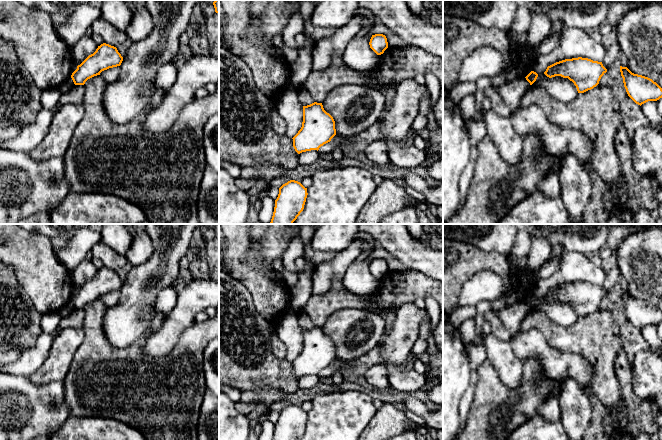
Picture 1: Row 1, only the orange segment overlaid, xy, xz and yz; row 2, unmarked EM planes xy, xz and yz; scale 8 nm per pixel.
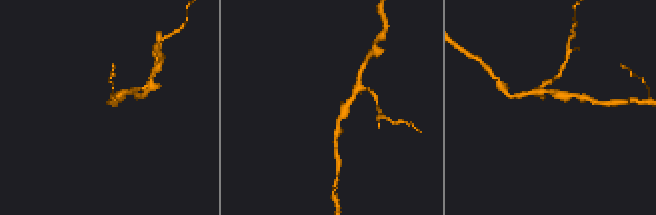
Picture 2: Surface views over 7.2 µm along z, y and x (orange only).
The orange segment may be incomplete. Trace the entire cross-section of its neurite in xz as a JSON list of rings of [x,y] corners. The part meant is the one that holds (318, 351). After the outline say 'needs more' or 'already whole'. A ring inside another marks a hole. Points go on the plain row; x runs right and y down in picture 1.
[[[314,326],[310,329],[303,330],[302,351],[292,362],[293,371],[298,378],[311,374],[318,375],[321,370],[330,366],[335,359],[336,353],[333,341],[324,334],[322,327]]]; already whole

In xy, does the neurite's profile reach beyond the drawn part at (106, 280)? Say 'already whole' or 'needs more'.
already whole

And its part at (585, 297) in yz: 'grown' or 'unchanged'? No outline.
unchanged

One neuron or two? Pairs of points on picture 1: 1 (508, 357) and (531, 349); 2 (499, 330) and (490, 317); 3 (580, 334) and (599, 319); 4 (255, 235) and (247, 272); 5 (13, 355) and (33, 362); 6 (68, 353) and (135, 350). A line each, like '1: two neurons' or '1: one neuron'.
1: two neurons
2: one neuron
3: one neuron
4: two neurons
5: two neurons
6: one neuron

